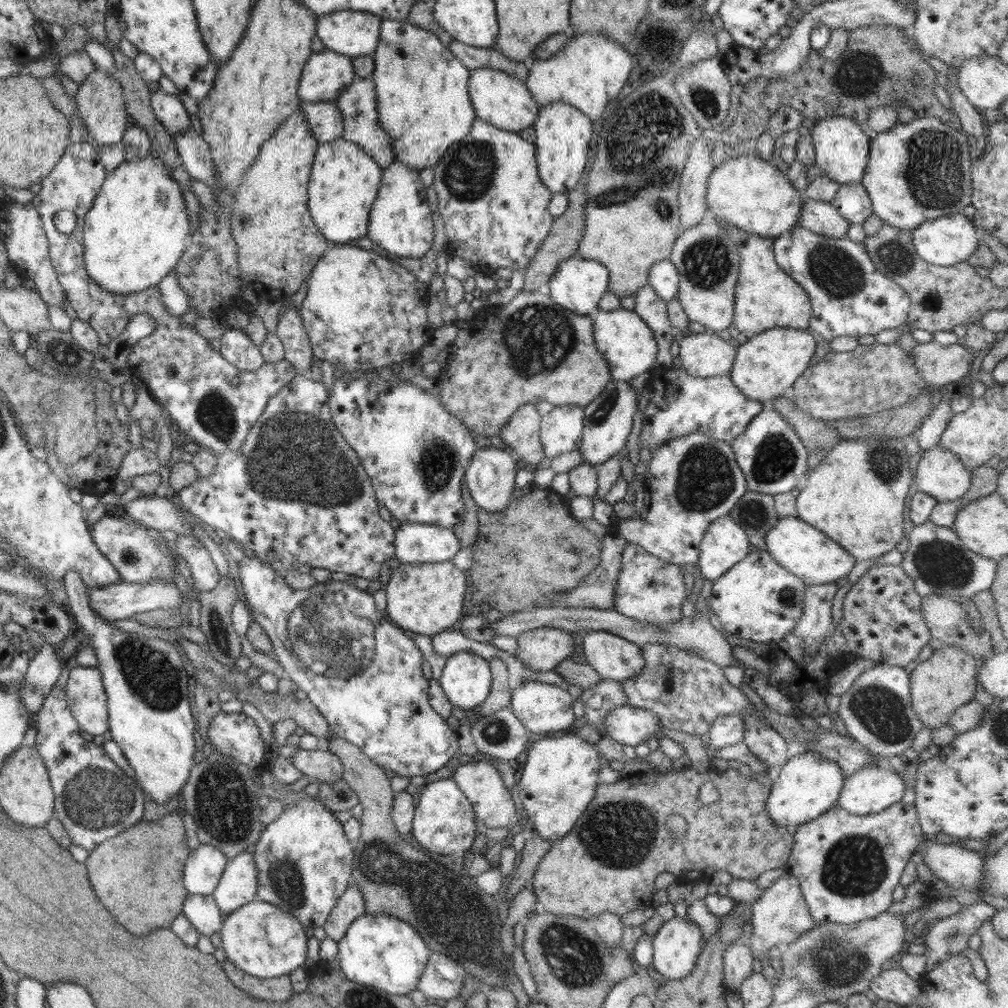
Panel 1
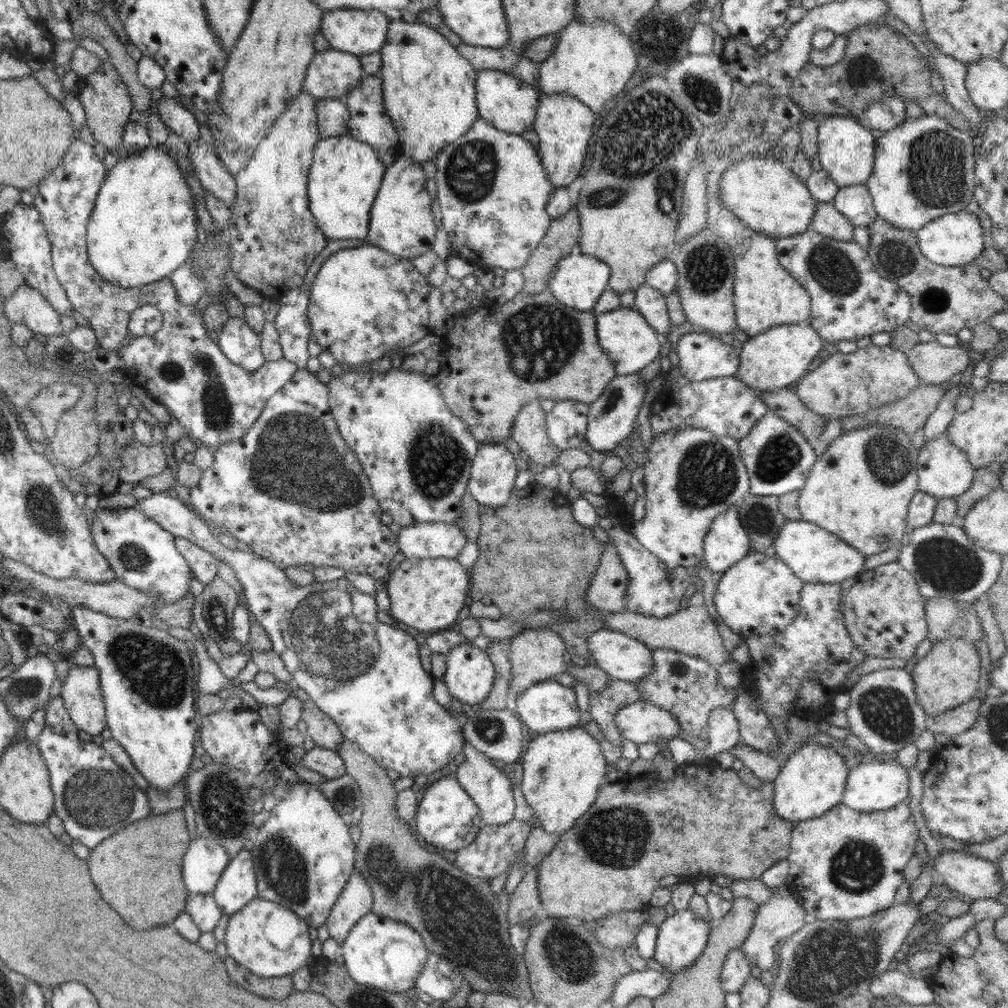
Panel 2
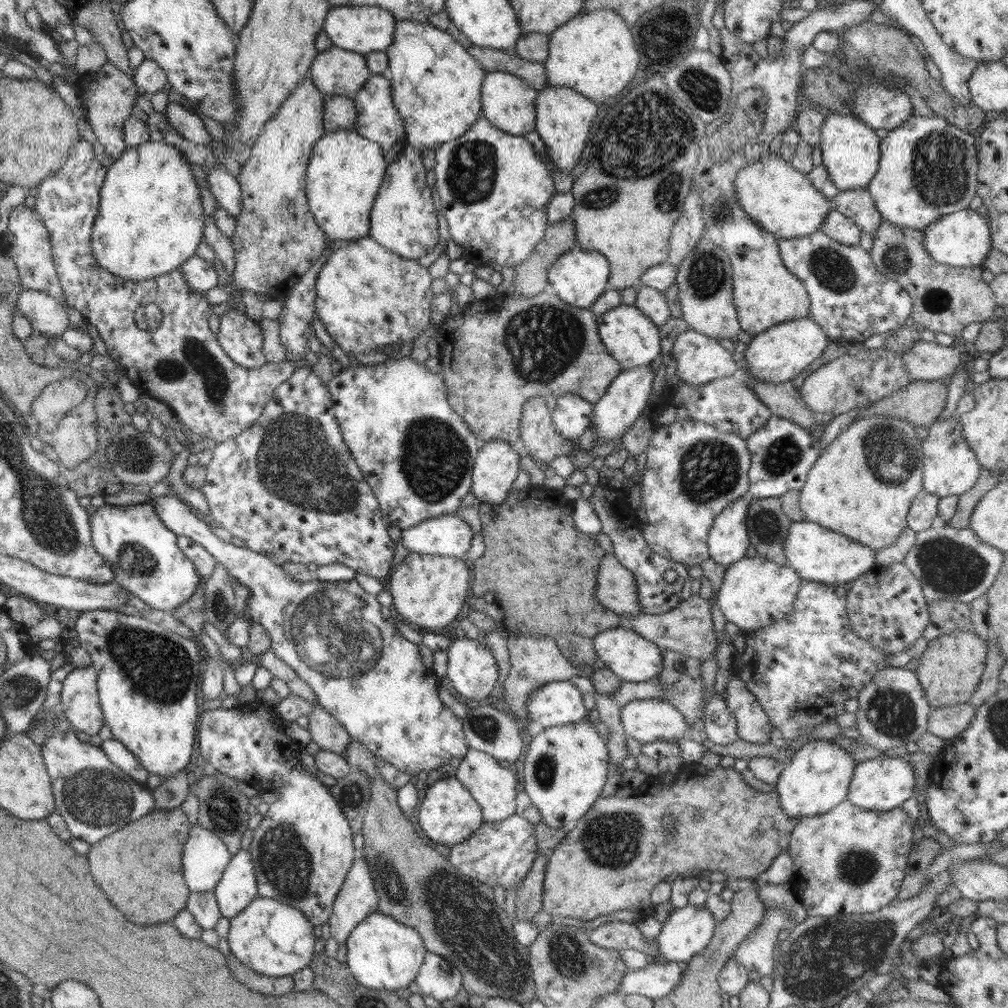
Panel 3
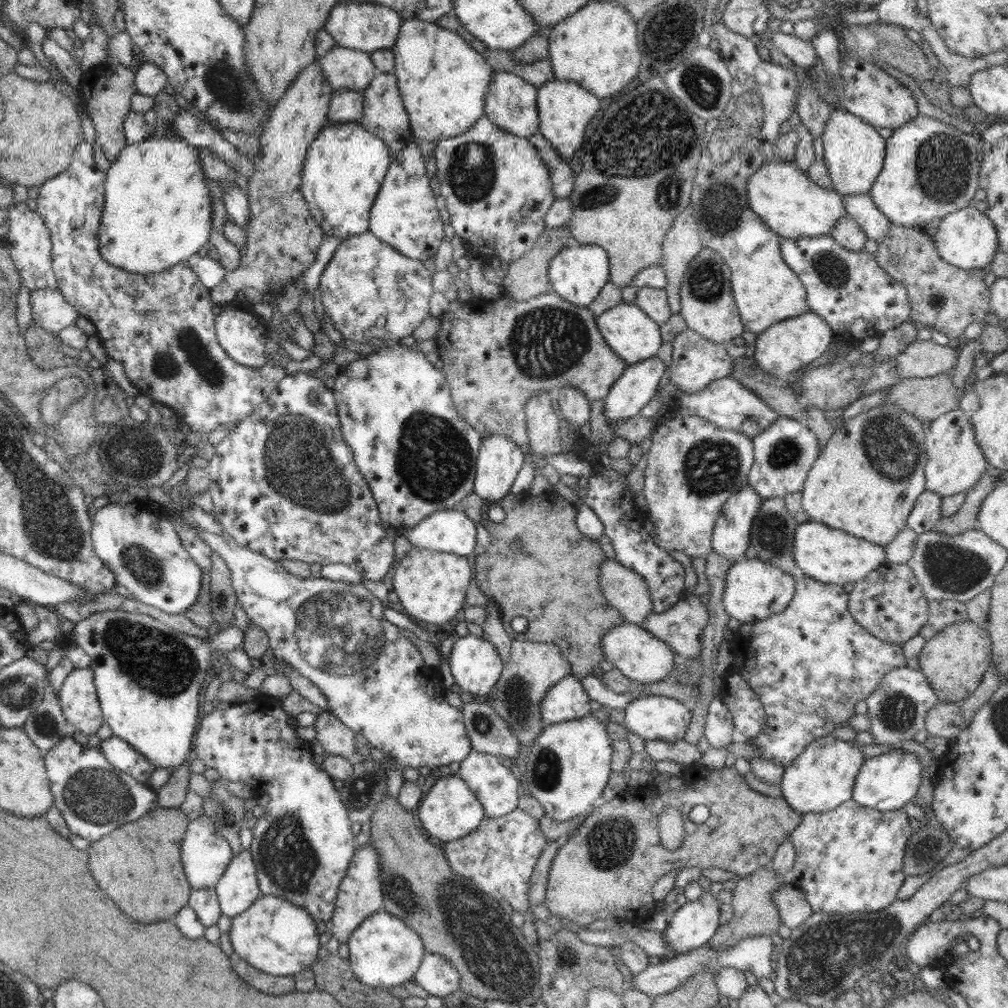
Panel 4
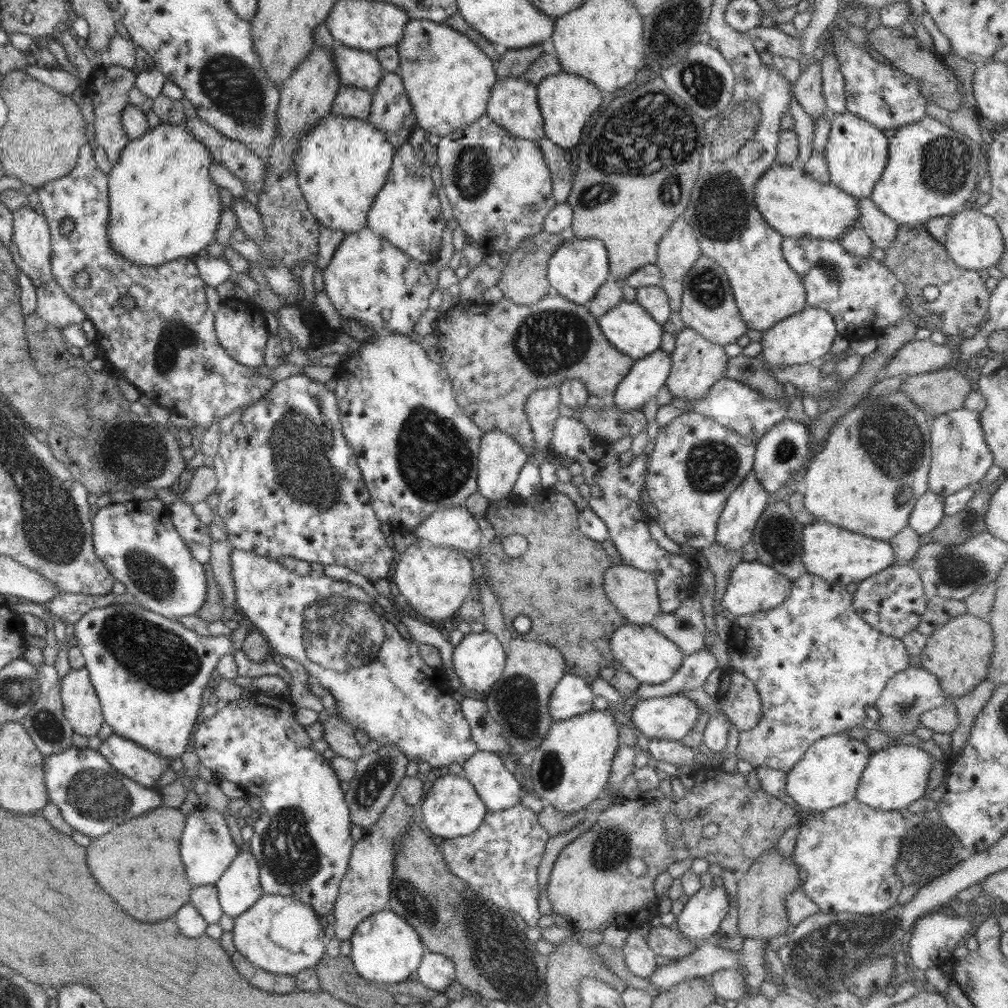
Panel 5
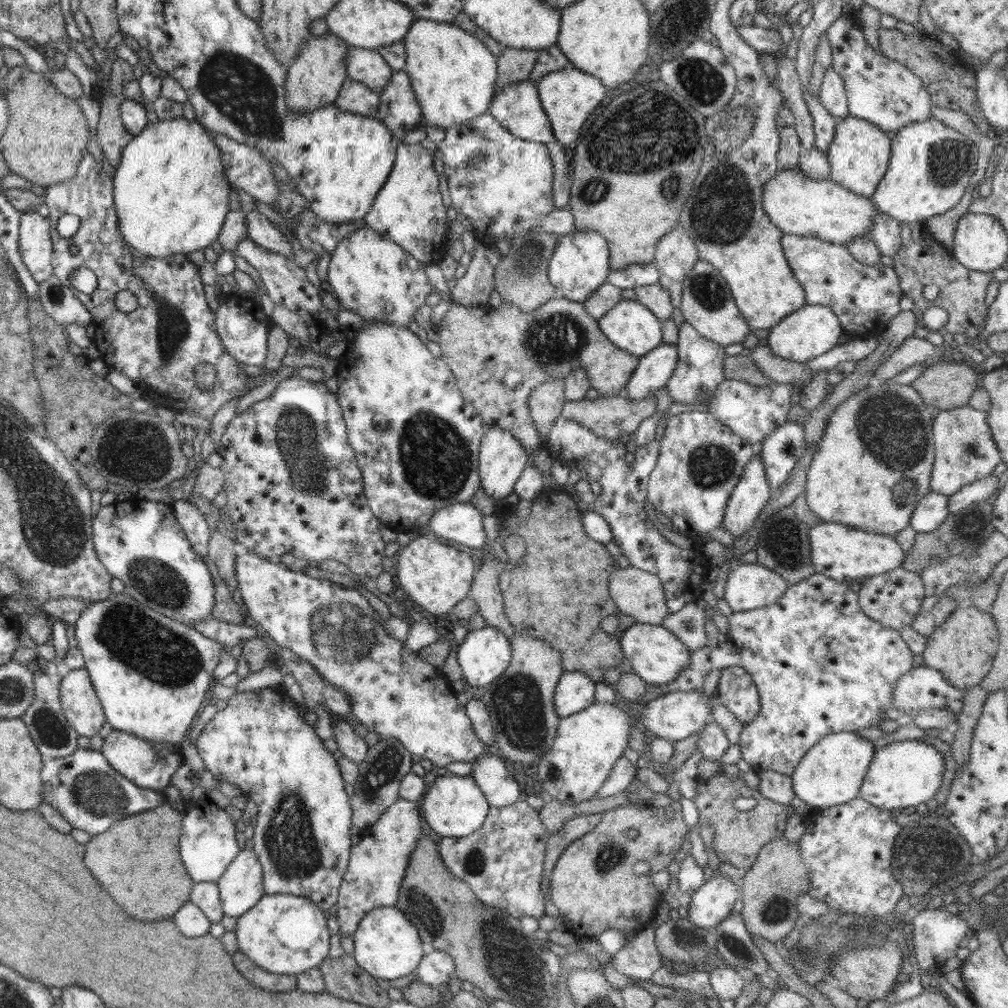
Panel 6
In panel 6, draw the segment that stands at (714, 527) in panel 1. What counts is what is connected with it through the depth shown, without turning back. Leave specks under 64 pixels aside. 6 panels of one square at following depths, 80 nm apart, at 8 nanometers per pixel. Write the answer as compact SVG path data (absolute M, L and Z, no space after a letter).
M759 451L746 464L730 498L726 500L723 526L735 539L754 527L771 495Z

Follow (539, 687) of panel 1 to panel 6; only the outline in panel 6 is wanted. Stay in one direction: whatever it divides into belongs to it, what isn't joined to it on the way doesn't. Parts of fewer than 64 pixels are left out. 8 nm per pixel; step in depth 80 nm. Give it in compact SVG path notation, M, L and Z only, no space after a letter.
M564 670L554 693L554 706L560 718L570 716L590 706L594 699L595 683L584 673Z

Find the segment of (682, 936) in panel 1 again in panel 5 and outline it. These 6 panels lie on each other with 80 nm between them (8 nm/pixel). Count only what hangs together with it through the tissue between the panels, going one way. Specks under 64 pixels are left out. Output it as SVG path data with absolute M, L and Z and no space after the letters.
M724 886L702 887L690 896L675 925L684 938L709 940L719 935L719 926L730 908Z

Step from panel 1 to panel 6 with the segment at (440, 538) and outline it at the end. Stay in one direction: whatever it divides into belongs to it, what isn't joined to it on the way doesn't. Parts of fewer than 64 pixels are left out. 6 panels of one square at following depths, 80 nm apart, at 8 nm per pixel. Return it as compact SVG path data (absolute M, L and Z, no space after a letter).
M458 502L437 510L424 527L428 527L436 539L443 538L443 542L454 541L470 549L487 548L483 517L469 502Z

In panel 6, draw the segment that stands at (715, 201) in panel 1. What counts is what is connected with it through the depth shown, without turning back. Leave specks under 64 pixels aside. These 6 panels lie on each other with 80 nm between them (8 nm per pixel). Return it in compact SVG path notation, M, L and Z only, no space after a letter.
M798 168L779 170L764 186L762 196L764 212L783 234L818 237L824 241L844 245L853 238L868 235L871 231L873 216L878 212L872 198L856 195L850 190L835 184L832 180L814 180L806 178Z

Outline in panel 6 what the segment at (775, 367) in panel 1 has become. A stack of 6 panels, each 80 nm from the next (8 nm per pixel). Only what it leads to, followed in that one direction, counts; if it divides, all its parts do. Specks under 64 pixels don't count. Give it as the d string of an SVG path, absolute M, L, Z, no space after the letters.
M806 304L796 310L796 312L784 317L777 326L770 329L770 335L767 337L767 345L780 358L791 360L792 362L806 363L838 345L838 337L842 334L843 329L840 327L840 321L832 310L827 306Z

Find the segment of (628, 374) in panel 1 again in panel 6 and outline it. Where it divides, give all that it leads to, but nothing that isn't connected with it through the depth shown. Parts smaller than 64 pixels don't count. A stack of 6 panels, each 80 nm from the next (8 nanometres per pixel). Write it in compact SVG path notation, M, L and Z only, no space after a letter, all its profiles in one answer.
M623 298L597 321L600 331L612 344L636 357L662 343L661 321L638 301Z

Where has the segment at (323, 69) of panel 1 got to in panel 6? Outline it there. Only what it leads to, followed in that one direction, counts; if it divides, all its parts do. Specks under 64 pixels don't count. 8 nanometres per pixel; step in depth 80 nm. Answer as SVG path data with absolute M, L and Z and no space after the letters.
M350 47L344 66L346 66L348 78L365 84L376 94L383 92L395 73L377 50Z

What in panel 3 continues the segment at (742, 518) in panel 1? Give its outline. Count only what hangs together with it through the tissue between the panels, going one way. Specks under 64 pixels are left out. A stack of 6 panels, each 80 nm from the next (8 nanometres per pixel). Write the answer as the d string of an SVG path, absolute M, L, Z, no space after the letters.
M753 497L745 518L748 537L757 555L780 566L788 566L784 542L792 522L784 514L779 497Z

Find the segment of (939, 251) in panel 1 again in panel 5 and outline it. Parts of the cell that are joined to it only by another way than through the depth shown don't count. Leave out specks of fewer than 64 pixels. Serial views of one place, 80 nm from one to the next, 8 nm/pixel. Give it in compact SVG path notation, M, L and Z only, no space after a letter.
M975 206L961 209L948 223L946 231L946 240L943 246L950 258L966 270L986 269L991 266L997 266L1000 256L1004 254L1005 242L996 224L996 221L985 214Z

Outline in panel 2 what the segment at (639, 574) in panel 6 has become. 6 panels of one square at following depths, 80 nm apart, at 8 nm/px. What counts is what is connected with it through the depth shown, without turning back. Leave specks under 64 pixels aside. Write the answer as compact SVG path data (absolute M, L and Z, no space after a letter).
M609 542L606 544L597 572L590 581L586 602L592 608L606 612L622 612L626 610L628 598L628 572Z

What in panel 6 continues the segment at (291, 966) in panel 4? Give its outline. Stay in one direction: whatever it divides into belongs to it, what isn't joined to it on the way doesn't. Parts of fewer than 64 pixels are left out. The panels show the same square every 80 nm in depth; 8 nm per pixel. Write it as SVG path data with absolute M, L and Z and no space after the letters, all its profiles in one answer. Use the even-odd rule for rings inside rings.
M282 893L274 895L265 894L247 913L237 917L235 933L238 948L254 964L258 964L260 968L264 968L268 972L289 976L300 974L309 968L316 968L318 965L321 965L323 960L329 956L329 938L331 936L326 925L327 917L327 912L320 910L320 907L315 902L307 898ZM286 910L296 910L300 914L300 918L306 922L306 926L312 926L310 932L306 928L304 934L296 934L296 936L304 936L304 940L310 942L310 948L306 948L306 950L292 950L292 948L284 946L278 940L278 936L274 934L276 920Z

